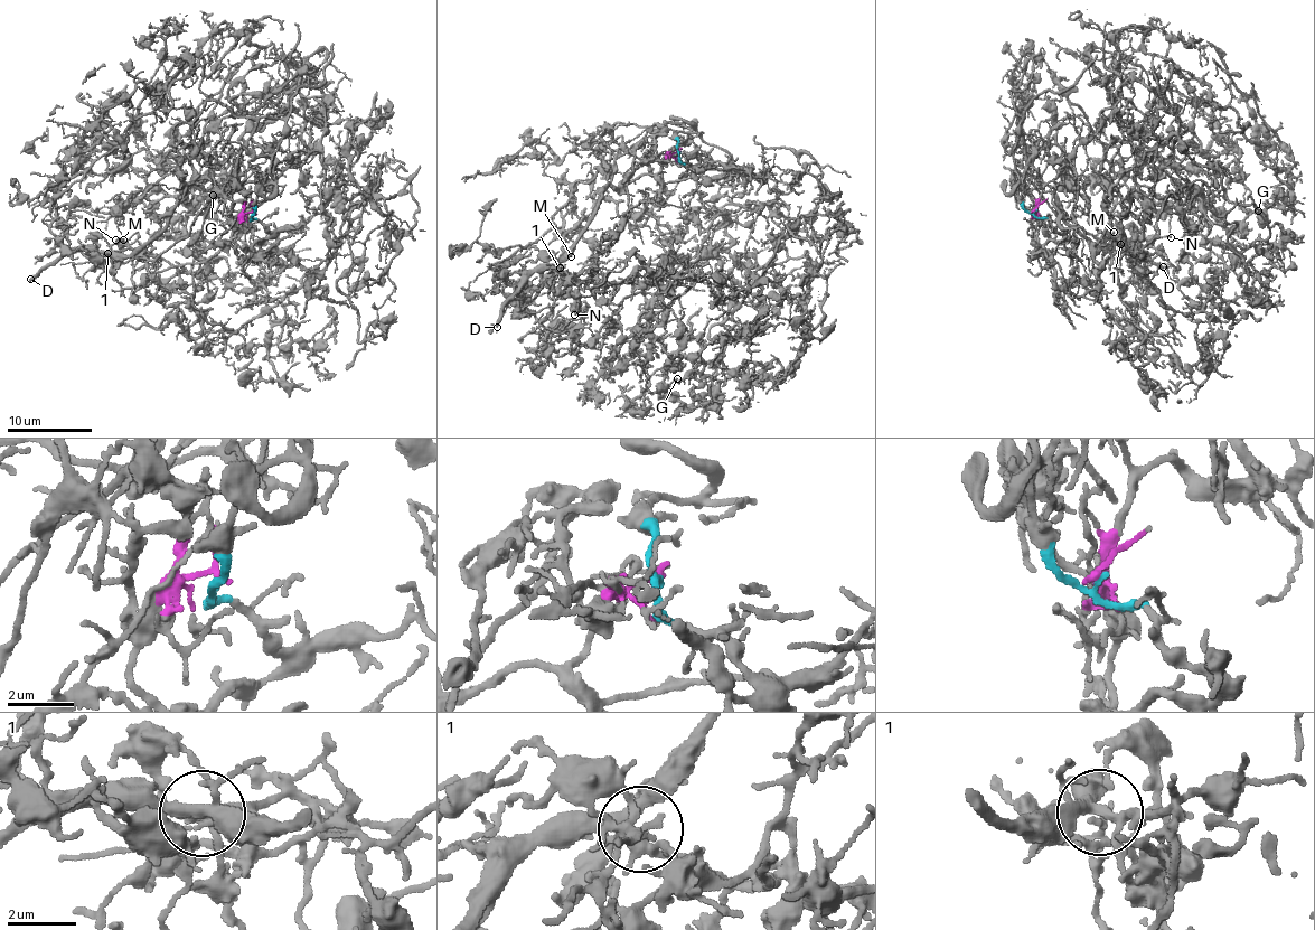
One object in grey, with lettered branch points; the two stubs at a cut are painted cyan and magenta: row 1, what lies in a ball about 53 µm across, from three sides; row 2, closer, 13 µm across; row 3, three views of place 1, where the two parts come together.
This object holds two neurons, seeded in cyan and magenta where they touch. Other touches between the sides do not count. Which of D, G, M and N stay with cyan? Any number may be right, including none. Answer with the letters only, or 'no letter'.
G

